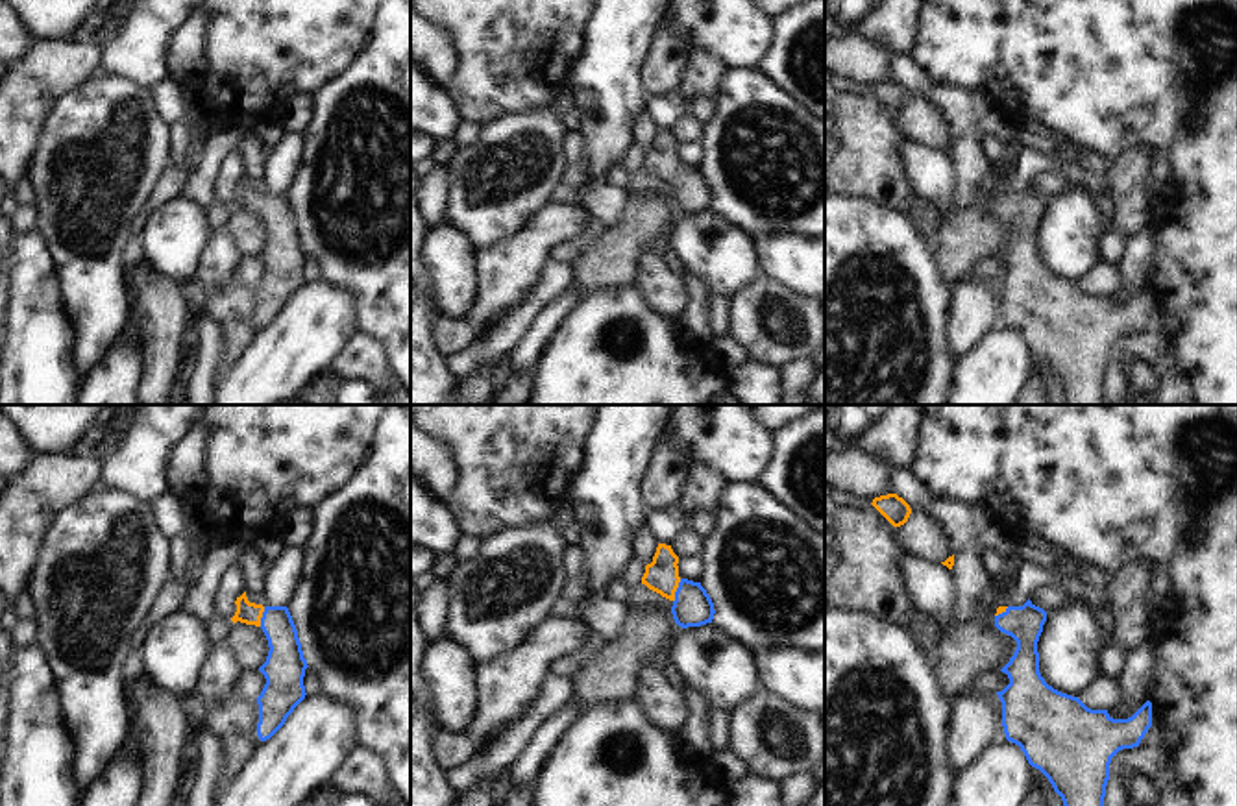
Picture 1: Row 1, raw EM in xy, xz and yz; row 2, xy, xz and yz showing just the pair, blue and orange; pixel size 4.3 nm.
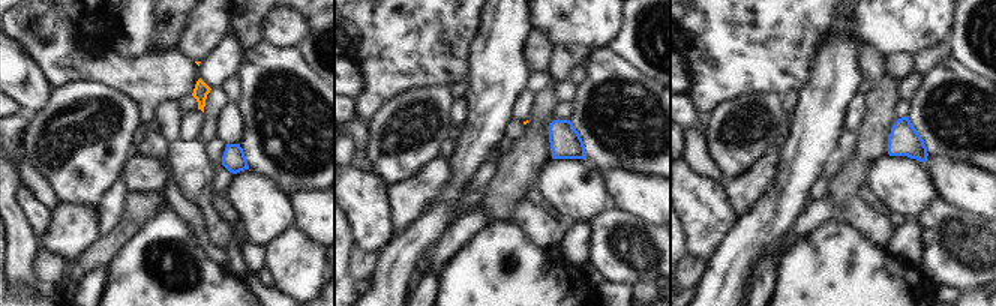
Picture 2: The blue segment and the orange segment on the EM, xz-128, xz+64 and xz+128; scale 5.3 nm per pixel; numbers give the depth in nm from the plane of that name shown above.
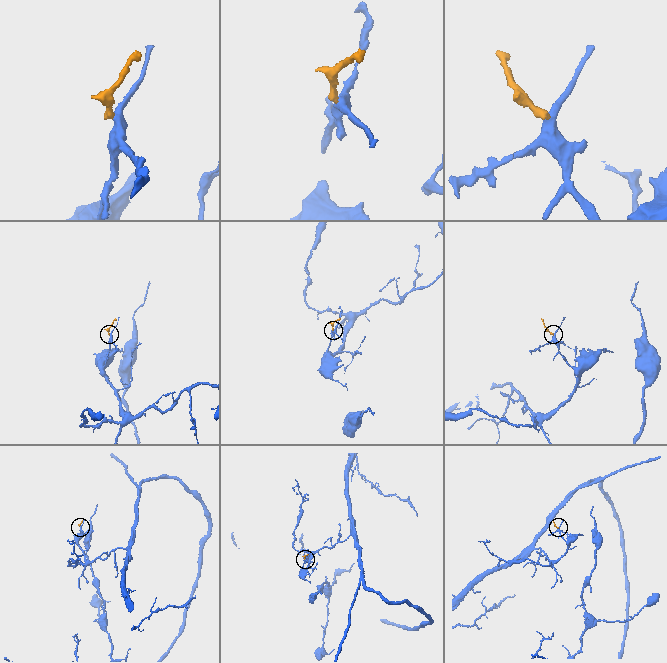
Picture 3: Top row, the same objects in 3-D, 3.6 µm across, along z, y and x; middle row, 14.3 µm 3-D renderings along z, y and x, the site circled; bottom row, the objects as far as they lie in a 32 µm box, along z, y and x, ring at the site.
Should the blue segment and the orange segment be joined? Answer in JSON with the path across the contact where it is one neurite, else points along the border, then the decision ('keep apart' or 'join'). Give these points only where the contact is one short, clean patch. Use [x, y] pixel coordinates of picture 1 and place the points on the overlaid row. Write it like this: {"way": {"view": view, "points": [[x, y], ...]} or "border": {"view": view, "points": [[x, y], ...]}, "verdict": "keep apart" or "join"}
{"way": {"view": "xz", "points": [[692, 607], [677, 590], [661, 575]]}, "verdict": "join"}

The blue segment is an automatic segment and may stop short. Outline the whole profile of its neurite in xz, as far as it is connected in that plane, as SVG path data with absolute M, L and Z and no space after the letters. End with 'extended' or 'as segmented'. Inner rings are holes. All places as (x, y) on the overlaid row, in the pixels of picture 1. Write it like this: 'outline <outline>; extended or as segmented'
outline M658 543L653 562L645 566L642 584L673 603L671 614L679 627L712 623L714 603L701 582L679 577L679 556L671 545Z; extended

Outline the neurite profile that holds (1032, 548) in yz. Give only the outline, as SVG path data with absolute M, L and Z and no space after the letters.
M1019 534L1019 540L1021 555L1045 566L1048 566L1058 555L1063 555L1058 547L1043 542L1041 538Z

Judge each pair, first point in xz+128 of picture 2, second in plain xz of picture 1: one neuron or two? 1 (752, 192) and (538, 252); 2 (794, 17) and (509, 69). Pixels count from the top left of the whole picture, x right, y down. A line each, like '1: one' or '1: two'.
1: one
2: one

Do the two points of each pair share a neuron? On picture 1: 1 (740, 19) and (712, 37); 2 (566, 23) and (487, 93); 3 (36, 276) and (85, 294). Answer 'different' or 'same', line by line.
1: same
2: same
3: different

